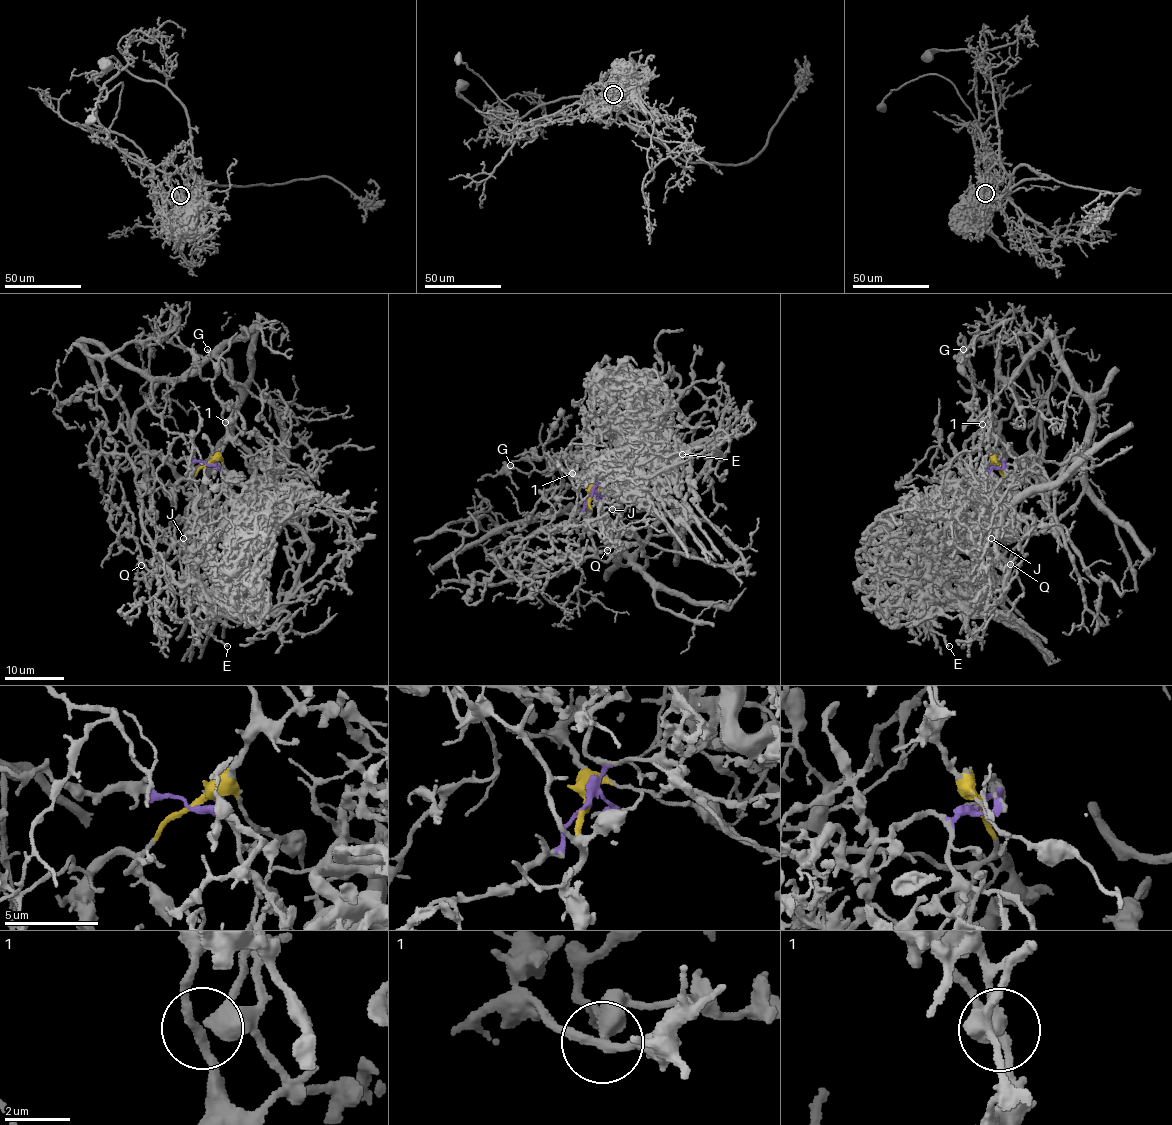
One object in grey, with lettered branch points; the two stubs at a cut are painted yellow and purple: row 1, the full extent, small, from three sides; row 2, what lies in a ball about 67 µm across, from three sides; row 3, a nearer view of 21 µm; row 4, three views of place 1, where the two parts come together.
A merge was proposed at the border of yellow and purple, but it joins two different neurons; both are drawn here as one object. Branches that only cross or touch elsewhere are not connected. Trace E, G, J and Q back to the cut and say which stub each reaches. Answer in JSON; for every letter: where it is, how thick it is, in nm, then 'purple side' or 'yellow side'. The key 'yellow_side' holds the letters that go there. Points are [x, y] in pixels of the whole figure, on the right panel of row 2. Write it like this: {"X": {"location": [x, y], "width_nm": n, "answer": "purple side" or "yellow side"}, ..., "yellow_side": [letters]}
{"E": {"location": [949, 646], "width_nm": 200, "answer": "purple side"}, "G": {"location": [963, 349], "width_nm": 170, "answer": "yellow side"}, "J": {"location": [991, 538], "width_nm": 240, "answer": "purple side"}, "Q": {"location": [1010, 564], "width_nm": 180, "answer": "purple side"}, "yellow_side": ["G"]}

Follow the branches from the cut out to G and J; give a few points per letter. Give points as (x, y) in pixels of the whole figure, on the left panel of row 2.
G: (207, 464), (224, 444), (226, 423), (223, 404), (212, 386), (214, 363), (207, 349)
J: (207, 464), (213, 464), (222, 474), (227, 499), (216, 510), (197, 516), (188, 553), (182, 538)

